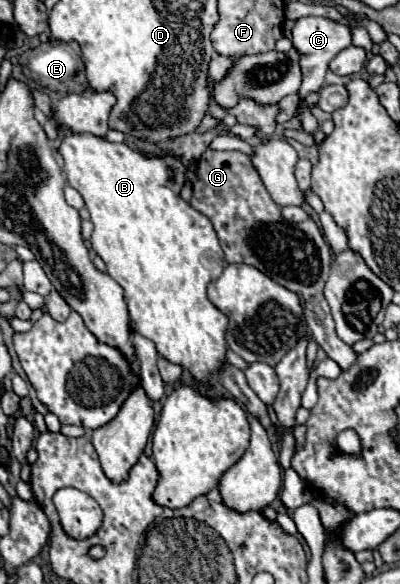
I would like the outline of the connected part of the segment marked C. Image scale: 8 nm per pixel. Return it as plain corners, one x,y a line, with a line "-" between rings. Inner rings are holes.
307,16
307,18
299,18
291,30
291,42
299,52
299,66
301,66
301,74
303,74
303,84
299,88
299,96
305,98
309,92
319,92
323,88
323,80
325,80
325,72
329,68
329,62
347,46
351,46
351,32
347,26
333,22
329,18
315,18
315,16

